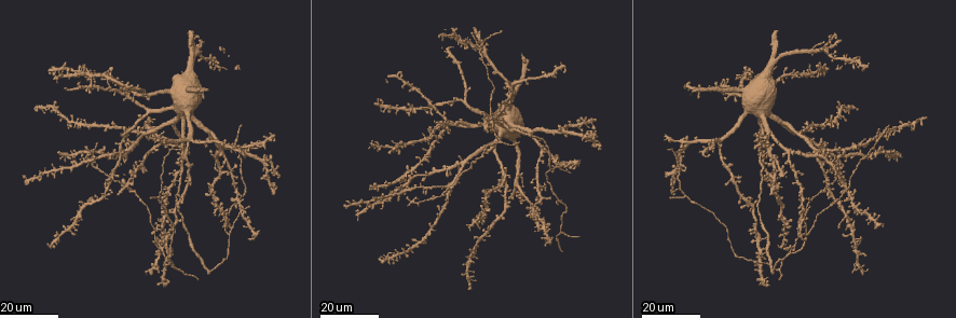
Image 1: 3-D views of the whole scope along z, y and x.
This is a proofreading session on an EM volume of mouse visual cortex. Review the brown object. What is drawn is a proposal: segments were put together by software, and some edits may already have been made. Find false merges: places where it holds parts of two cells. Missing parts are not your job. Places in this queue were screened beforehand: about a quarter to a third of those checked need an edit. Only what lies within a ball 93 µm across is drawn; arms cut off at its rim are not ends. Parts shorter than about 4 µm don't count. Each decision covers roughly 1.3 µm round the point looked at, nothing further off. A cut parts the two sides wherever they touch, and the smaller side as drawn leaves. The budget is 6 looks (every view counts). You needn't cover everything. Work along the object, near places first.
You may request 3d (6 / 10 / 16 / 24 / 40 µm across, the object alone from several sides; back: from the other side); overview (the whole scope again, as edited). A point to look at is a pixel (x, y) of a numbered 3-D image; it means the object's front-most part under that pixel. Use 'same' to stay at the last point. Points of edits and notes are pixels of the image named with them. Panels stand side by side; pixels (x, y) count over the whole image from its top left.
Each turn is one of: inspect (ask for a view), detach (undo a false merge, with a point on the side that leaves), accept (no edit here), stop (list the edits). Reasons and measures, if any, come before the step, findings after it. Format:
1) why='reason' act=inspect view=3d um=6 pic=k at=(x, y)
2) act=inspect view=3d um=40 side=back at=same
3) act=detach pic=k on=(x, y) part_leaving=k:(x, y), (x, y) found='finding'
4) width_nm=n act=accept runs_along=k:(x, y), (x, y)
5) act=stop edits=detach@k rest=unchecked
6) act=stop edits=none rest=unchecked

why='branch point' act=inspect view=3d um=16 pic=1 at=(159, 196)

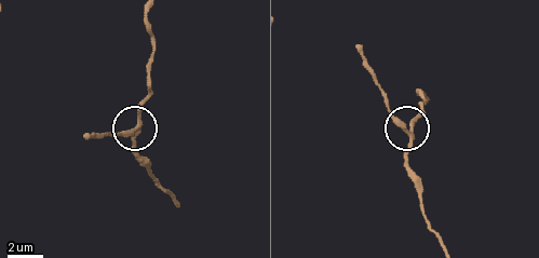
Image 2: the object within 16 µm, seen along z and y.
act=inspect view=3d um=6 pic=2 at=(138, 123)

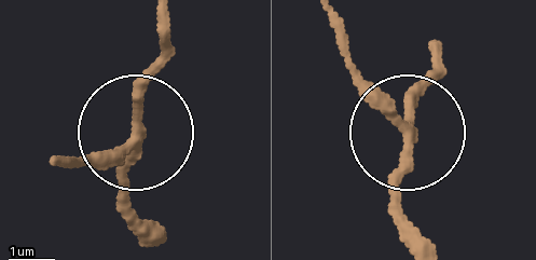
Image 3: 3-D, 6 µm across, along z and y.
width_nm=220 act=accept runs_along=3:(431, 248), (397, 190), (404, 121), (343, 55) found='continuous, no second cell'

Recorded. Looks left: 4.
why='a fork' act=inspect view=3d um=16 pic=1 at=(228, 235)

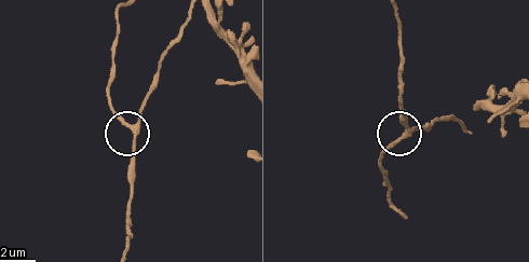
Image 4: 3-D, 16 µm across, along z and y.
act=inspect view=3d um=6 pic=4 at=(132, 127)

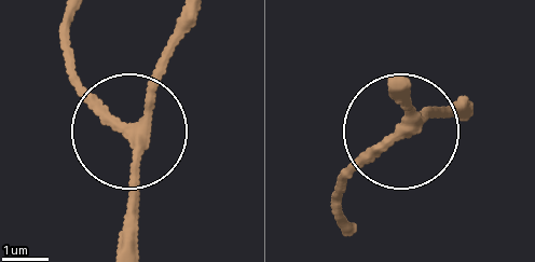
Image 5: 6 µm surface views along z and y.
act=inspect view=3d um=6 side=back pic=5 at=(408, 132)

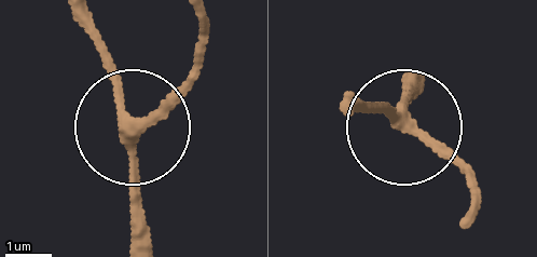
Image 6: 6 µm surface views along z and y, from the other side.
side_arm_um=14 act=accept runs_along=6:(147, 238), (135, 133), (93, 21) found='all the same cell'

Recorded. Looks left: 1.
act=stop edits=none rest=unchecked

